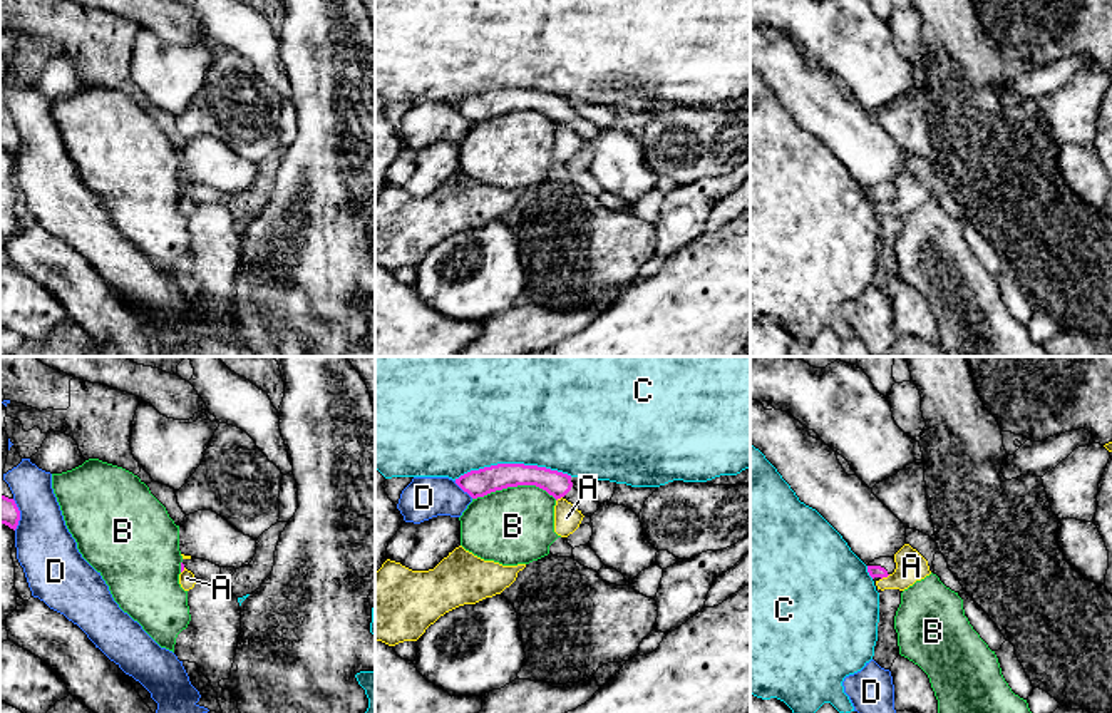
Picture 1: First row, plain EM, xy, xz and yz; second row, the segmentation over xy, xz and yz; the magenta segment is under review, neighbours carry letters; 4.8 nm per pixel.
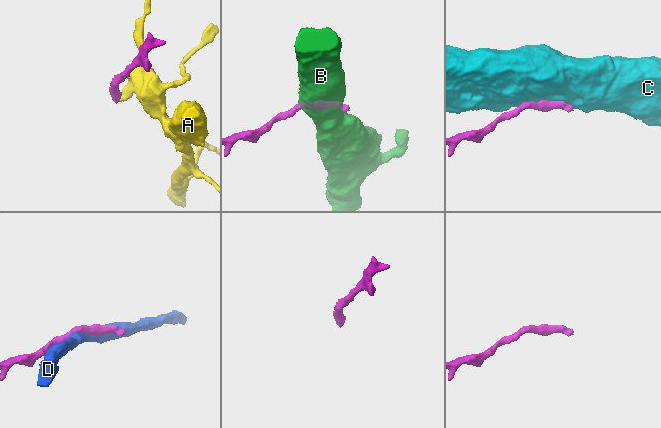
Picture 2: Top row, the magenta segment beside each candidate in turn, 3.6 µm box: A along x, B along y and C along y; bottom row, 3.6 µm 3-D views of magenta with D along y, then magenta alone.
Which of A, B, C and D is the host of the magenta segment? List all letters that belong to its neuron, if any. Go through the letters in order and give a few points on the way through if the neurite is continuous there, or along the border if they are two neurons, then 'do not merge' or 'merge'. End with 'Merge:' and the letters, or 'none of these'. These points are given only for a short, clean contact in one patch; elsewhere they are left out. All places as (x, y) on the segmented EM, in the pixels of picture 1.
A: border along yz (890, 574), (881, 579); do not merge
B: do not merge
C: do not merge
D: do not merge
Merge: none of these

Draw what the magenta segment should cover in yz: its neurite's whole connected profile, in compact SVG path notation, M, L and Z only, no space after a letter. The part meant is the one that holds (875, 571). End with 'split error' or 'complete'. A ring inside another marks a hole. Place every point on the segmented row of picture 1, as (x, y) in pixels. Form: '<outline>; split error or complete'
M879 557L867 564L869 576L874 577L888 577L896 569L894 557Z; split error

